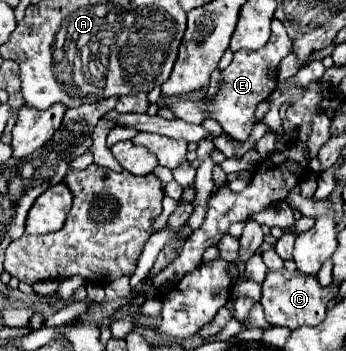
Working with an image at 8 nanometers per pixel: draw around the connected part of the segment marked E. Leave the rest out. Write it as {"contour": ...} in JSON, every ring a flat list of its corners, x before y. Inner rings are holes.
{"contour":[[278,19,272,21,272,37,260,51,240,49,234,53,234,61,220,73,220,89,210,101,191,102,179,97,160,97,158,104,168,107,178,119,190,124,202,124,205,119,214,119,220,123,224,133,232,135,234,139,246,139,256,123,254,111,258,103,262,103,274,89,276,89,276,67,278,63,292,53,292,41,286,29,280,25]]}

